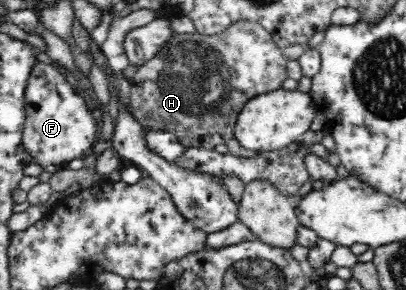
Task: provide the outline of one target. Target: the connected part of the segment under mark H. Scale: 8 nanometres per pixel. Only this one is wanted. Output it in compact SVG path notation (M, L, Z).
M234 21L224 31L209 36L198 32L176 33L158 49L154 58L138 67L138 71L129 79L130 111L146 131L167 131L176 134L186 148L214 150L218 143L226 143L233 138L237 115L250 98L282 87L282 82L287 79L288 61L270 33L255 21Z

